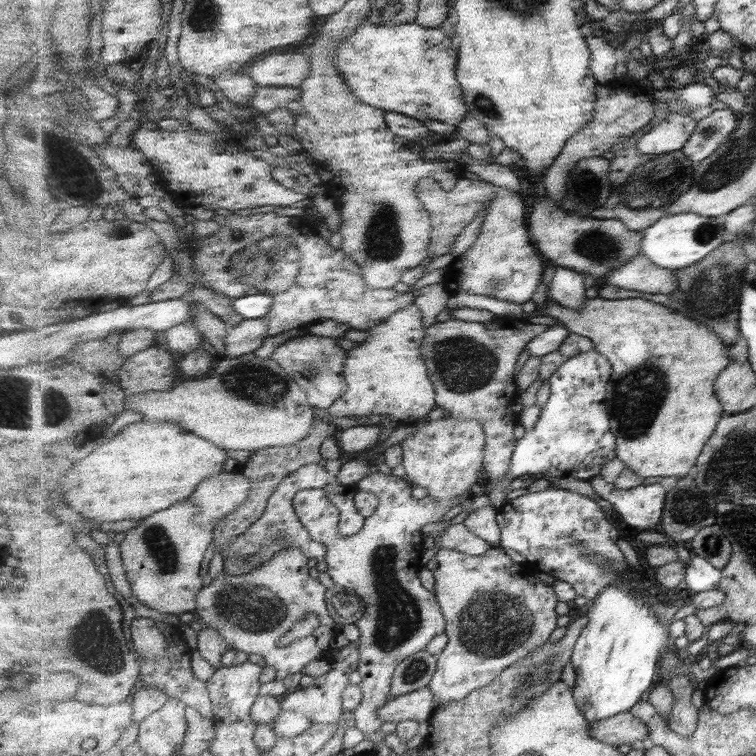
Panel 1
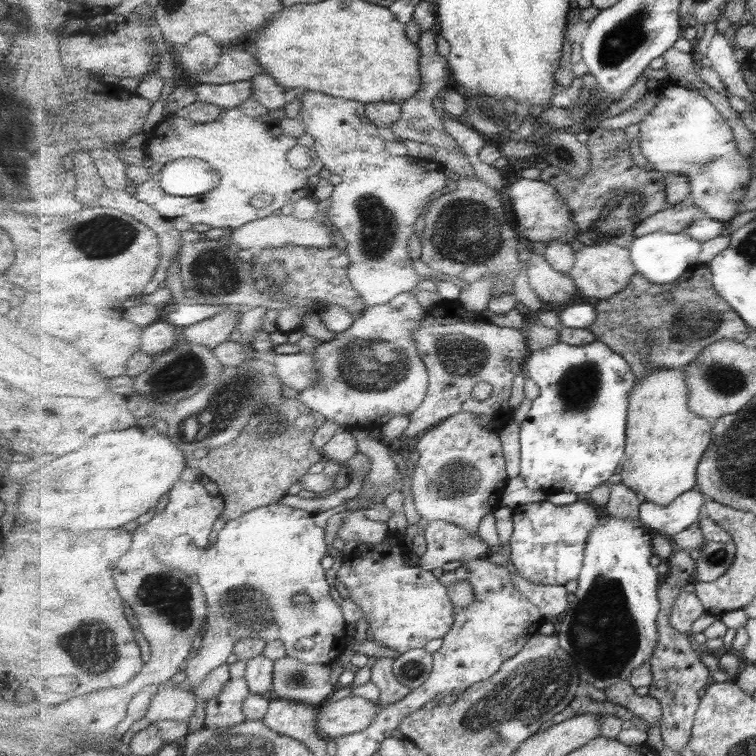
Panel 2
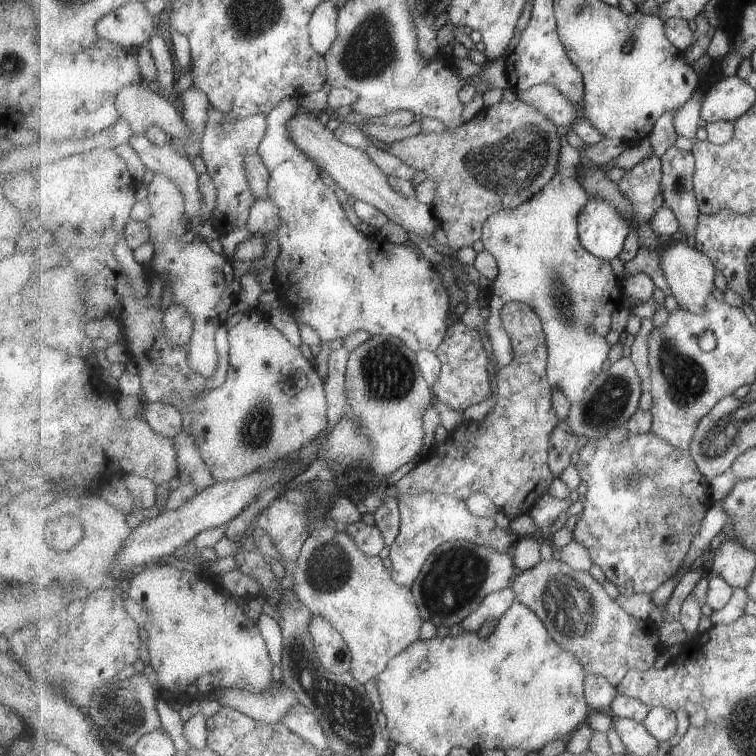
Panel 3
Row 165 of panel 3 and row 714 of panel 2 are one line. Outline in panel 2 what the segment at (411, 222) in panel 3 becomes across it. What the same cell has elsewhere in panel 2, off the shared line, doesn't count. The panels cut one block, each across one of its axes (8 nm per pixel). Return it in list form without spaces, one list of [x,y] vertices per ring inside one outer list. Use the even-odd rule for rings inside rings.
[[[350,695],[334,702],[324,702],[317,712],[317,727],[330,738],[361,732],[377,720],[379,704]]]

